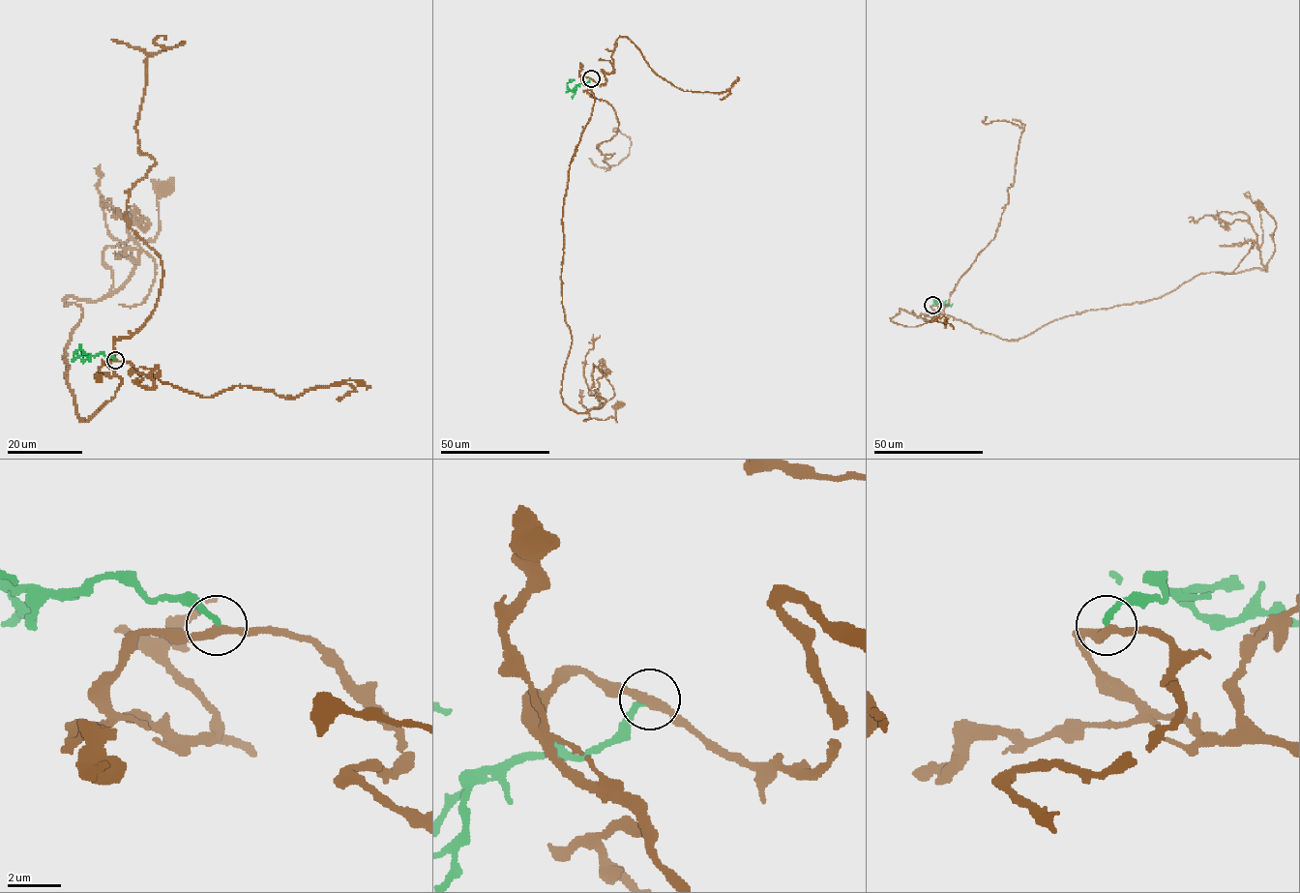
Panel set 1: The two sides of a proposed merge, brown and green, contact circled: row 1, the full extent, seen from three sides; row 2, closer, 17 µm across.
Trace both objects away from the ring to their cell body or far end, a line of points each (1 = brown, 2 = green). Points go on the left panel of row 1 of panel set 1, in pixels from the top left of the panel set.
1: (115, 360), (82, 420), (64, 301), (109, 290), (104, 250), (152, 240), (162, 188)
2: (115, 360), (102, 353), (79, 356), (73, 353), (80, 350), (87, 354)

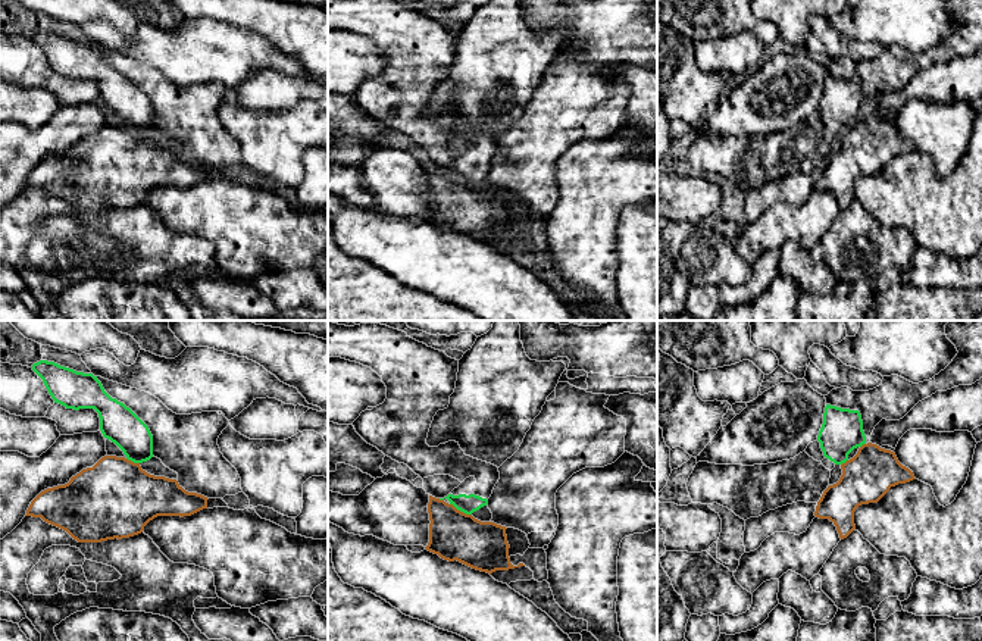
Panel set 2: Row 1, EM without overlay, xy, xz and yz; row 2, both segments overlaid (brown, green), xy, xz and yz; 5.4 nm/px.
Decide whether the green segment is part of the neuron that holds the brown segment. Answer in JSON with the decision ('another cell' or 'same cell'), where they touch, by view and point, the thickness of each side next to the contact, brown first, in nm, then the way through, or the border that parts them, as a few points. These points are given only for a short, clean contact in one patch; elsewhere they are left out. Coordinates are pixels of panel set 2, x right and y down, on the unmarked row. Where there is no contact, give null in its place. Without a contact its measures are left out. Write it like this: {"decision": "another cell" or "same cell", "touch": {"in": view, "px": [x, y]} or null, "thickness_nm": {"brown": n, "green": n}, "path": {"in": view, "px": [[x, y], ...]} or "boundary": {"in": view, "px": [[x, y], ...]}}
{"decision": "another cell", "touch": {"in": "xz", "px": [459, 181]}, "thickness_nm": {"brown": 280, "green": 100}, "boundary": {"in": "xz", "px": [[450, 174], [471, 185]]}}

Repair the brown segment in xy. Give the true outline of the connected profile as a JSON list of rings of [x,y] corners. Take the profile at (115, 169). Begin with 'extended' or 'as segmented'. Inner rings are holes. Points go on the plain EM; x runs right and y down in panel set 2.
as segmented; [[[104,126],[93,138],[82,140],[65,156],[41,162],[29,175],[25,187],[41,188],[44,193],[66,201],[78,213],[101,213],[138,206],[157,187],[191,187],[207,179],[207,168],[185,162],[176,150],[154,147],[125,128]]]

